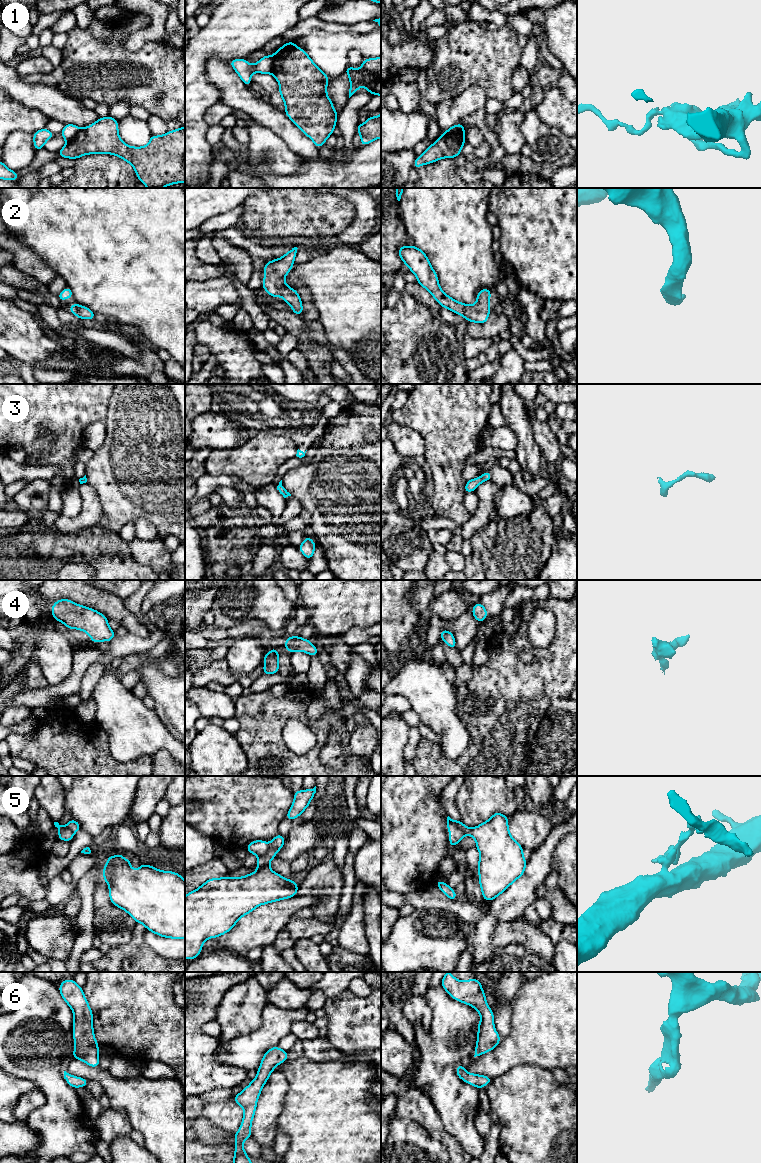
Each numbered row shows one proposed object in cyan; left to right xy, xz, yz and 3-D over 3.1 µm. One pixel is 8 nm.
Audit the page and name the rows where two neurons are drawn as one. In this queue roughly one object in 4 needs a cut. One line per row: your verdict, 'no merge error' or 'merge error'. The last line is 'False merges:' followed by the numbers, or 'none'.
1: merge error
2: no merge error
3: no merge error
4: no merge error
5: merge error
6: no merge error
False merges: 1, 5

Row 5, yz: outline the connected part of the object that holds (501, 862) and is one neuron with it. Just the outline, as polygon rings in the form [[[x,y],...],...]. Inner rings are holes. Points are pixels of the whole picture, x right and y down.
[[[496,812],[489,820],[475,828],[468,828],[462,821],[452,820],[449,816],[448,822],[452,822],[464,835],[470,835],[476,841],[476,847],[480,853],[479,884],[484,900],[492,901],[524,874],[527,862],[523,856],[523,847],[511,837],[507,816]]]

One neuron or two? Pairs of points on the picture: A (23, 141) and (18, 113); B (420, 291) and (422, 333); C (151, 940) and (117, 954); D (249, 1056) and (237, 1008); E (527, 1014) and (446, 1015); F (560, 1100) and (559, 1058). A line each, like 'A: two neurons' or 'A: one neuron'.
A: two neurons
B: two neurons
C: two neurons
D: two neurons
E: two neurons
F: two neurons

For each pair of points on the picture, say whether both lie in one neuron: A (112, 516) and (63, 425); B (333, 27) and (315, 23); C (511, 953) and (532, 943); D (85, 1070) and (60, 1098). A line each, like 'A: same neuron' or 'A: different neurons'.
A: different neurons
B: same neuron
C: different neurons
D: different neurons

